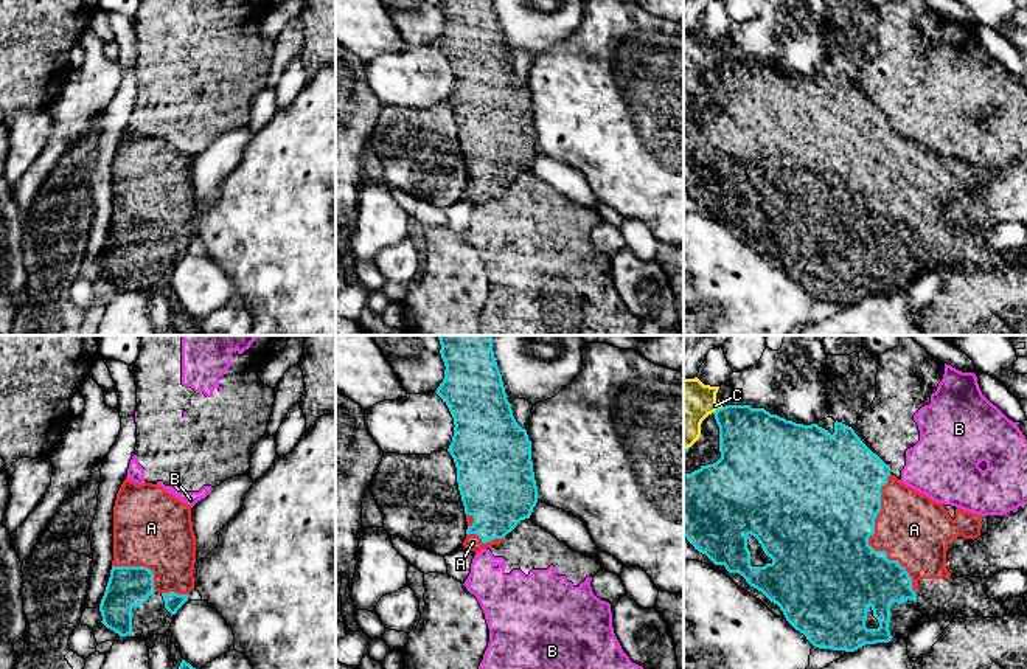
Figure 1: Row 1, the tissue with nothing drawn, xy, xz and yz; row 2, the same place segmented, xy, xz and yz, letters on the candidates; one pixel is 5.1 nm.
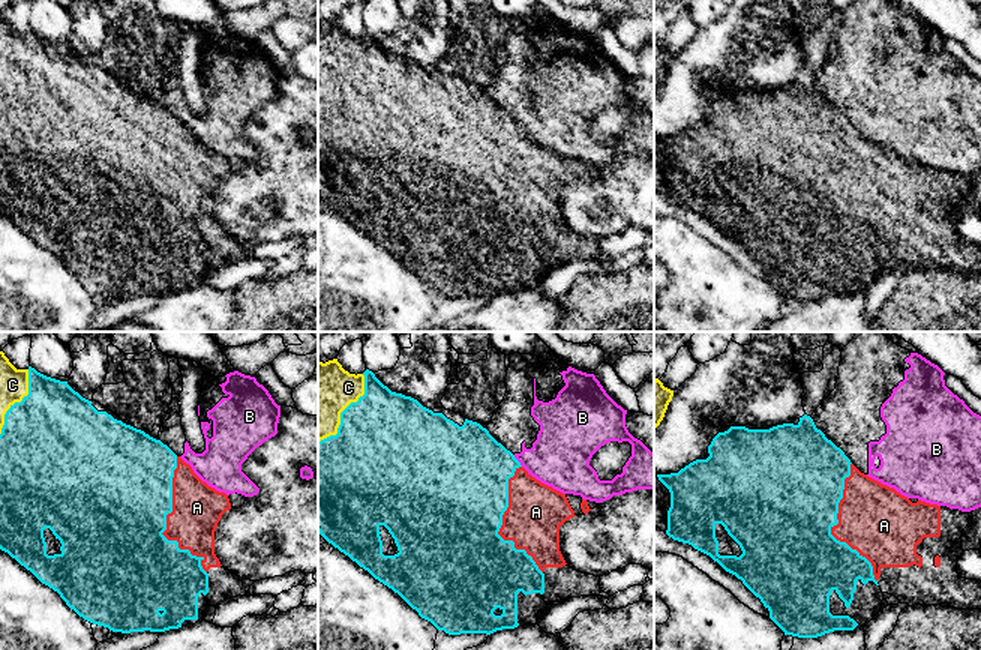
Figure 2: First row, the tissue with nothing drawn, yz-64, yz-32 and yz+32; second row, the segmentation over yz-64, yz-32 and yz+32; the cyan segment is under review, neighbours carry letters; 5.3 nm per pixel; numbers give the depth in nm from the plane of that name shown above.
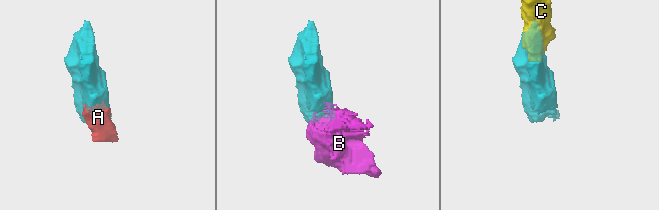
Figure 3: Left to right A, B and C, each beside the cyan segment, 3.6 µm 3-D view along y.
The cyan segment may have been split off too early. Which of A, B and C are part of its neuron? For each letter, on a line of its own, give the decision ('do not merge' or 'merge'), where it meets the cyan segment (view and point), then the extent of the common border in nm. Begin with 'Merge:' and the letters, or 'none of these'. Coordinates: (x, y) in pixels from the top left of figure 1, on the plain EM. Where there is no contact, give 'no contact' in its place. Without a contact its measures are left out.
Merge: A, C
A: merge | yz (867, 193) | 650 nm
B: do not merge | yz (887, 118) | 30 nm
C: merge | yz (718, 61) | 70 nm

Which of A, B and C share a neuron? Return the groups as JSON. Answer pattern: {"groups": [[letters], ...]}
{"groups": [["A", "C"], ["B"]]}

